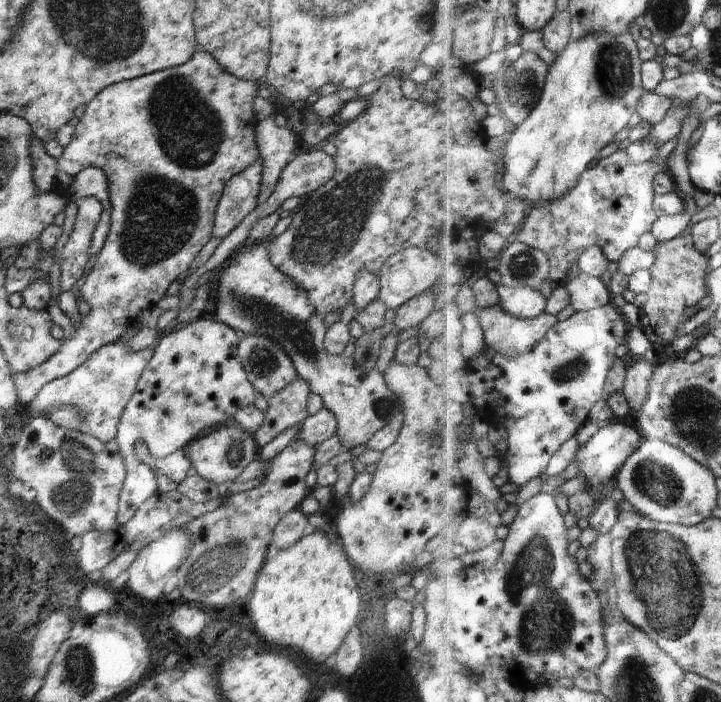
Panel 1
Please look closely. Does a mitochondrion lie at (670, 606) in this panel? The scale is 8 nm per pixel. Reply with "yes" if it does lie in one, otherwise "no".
yes

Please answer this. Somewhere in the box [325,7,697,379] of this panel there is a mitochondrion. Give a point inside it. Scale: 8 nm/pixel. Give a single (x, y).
(614, 76)

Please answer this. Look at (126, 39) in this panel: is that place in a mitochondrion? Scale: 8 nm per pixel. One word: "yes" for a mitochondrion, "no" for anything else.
yes

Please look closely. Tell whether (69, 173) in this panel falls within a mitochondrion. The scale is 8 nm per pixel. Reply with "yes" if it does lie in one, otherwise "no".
no

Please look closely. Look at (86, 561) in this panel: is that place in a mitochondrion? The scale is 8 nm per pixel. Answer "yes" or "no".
no

